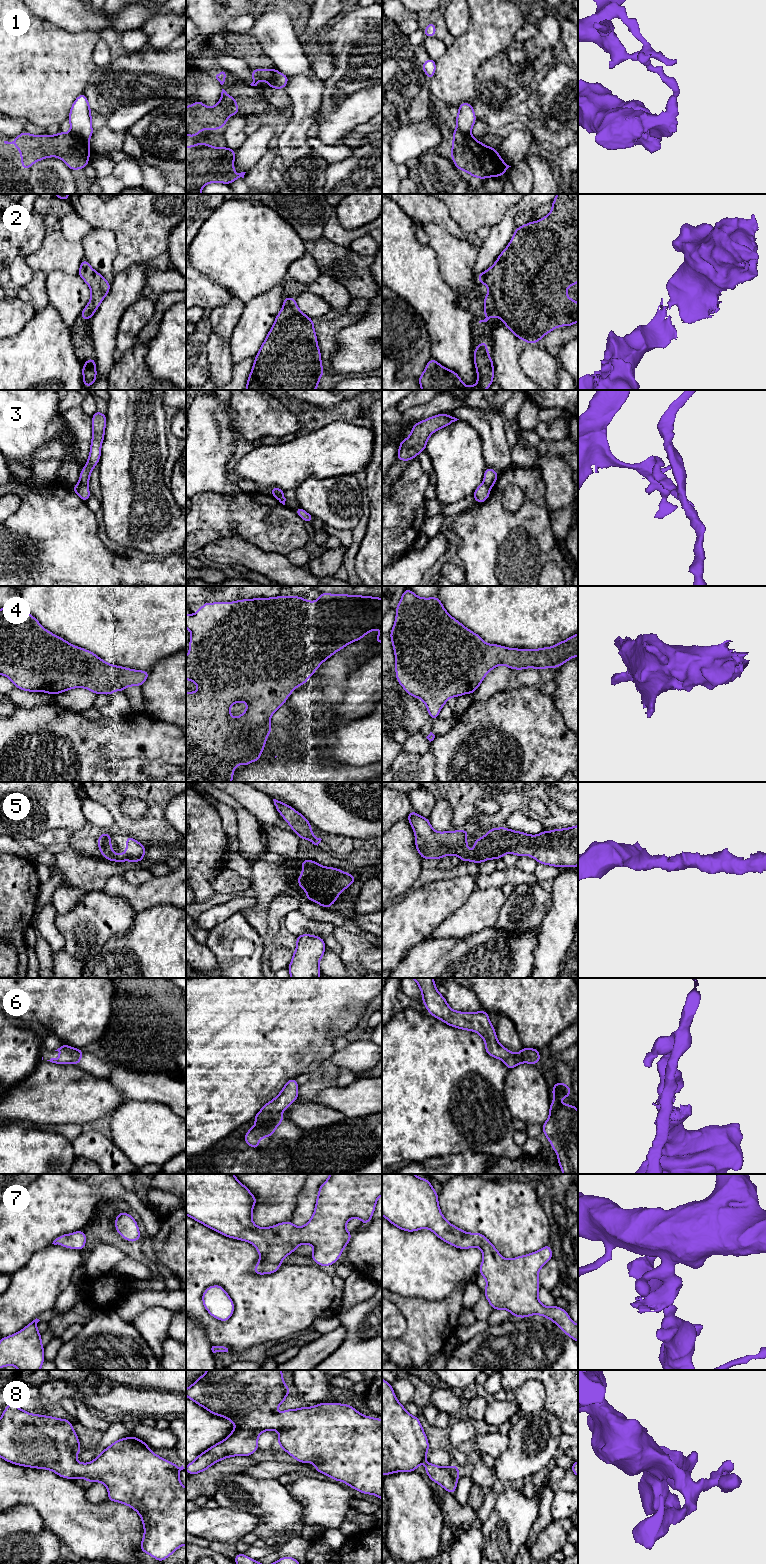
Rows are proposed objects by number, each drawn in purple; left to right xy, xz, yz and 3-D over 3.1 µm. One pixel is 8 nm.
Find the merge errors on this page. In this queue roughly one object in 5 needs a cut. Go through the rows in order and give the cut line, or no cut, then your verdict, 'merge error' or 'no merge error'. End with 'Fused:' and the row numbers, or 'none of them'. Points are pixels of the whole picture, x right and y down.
1: xy (71, 131), (88, 140) | merge error
2: no cut | no merge error
3: xy (79, 482), (87, 485) | merge error
4: no cut | no merge error
5: no cut | no merge error
6: no cut | no merge error
7: no cut | no merge error
8: no cut | no merge error
Fused: 1, 3

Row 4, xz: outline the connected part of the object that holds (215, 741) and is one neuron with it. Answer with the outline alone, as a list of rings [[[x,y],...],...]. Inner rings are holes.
[[[319,592],[318,601],[307,601],[303,597],[290,595],[233,602],[204,602],[203,607],[198,608],[196,614],[186,614],[186,628],[191,631],[189,652],[186,656],[186,680],[191,680],[199,686],[196,692],[186,692],[186,782],[232,782],[233,772],[238,763],[243,768],[249,763],[261,760],[260,755],[263,753],[267,736],[272,731],[270,718],[285,704],[291,693],[298,686],[306,684],[308,678],[334,653],[362,639],[370,631],[382,628],[382,598]],[[236,702],[245,702],[248,707],[239,717],[233,718],[230,708]]]

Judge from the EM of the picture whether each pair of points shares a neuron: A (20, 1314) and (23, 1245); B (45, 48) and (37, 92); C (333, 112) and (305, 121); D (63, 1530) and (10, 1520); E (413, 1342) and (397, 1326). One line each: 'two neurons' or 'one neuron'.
A: two neurons
B: one neuron
C: two neurons
D: two neurons
E: two neurons

